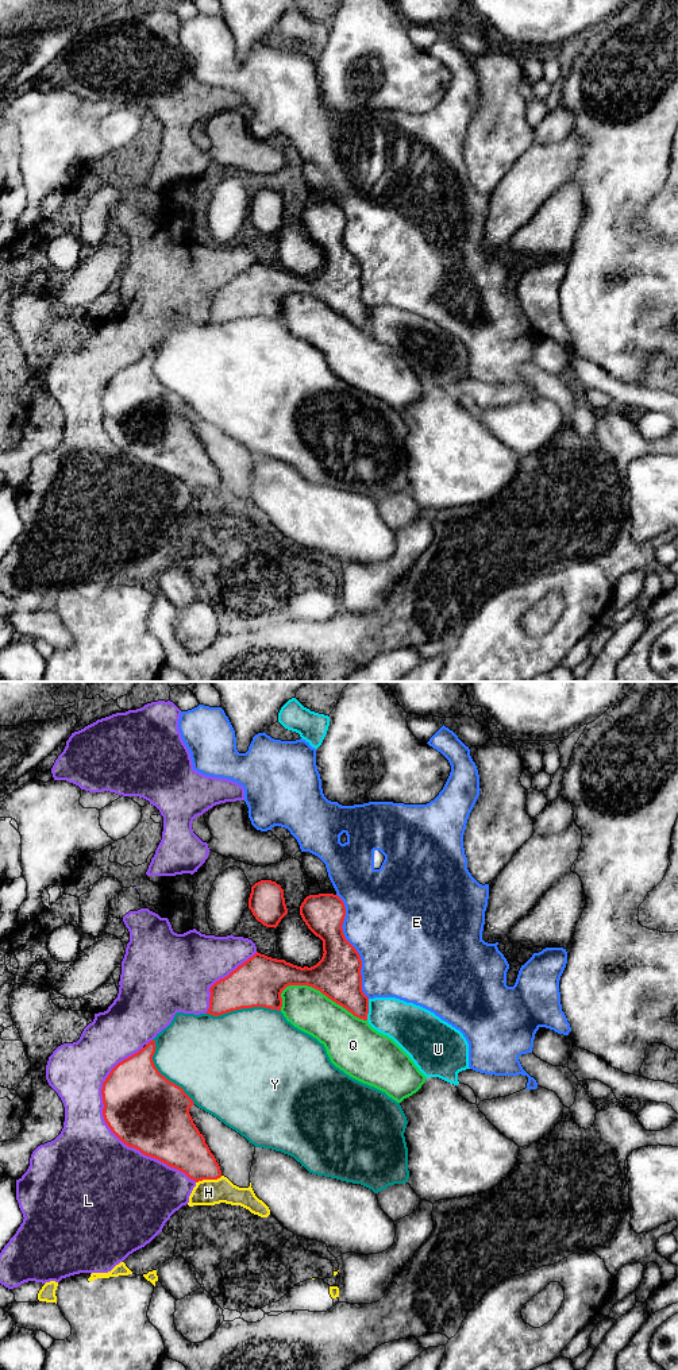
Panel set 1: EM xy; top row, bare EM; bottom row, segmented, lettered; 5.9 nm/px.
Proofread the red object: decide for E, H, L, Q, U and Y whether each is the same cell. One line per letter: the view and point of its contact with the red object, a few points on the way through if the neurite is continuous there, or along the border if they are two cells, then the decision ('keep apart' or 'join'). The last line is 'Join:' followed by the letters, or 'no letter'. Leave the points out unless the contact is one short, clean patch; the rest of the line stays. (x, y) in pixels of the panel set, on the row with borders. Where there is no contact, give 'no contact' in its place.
E: contact xy (353, 946); keep apart
H: contact xy (208, 1179); keep apart
L: contact xy (110, 1127); keep apart
Q: contact xy (323, 994); keep apart
U: contact xy (368, 1010); keep apart
Y: contact xy (242, 1007); keep apart
Join: no letter

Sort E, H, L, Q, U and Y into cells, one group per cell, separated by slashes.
E / H U / L / Q / Y

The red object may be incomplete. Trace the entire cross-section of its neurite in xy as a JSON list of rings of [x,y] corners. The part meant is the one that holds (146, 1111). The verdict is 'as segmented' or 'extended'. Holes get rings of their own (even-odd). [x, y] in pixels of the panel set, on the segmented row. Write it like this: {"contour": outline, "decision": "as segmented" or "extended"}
{"contour": [[[150,1041],[143,1049],[123,1060],[111,1070],[101,1089],[104,1120],[111,1131],[128,1147],[134,1147],[142,1154],[185,1173],[196,1182],[203,1180],[217,1180],[221,1177],[220,1166],[189,1114],[189,1108],[194,1103],[181,1087],[169,1081],[158,1072],[153,1061],[155,1047],[155,1041]]], "decision": "as segmented"}

